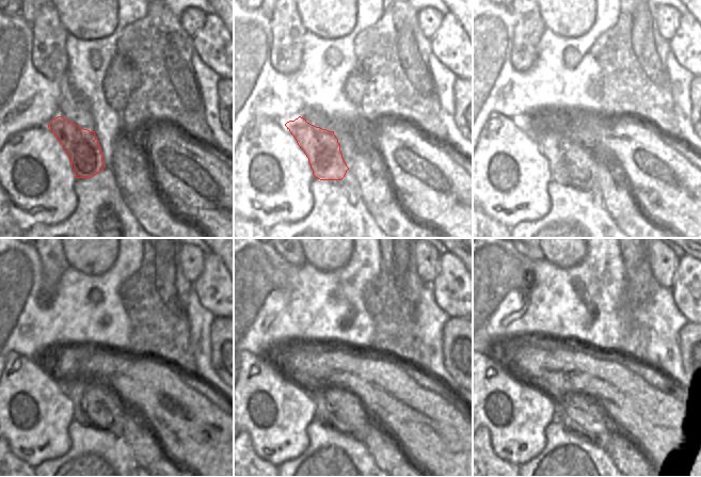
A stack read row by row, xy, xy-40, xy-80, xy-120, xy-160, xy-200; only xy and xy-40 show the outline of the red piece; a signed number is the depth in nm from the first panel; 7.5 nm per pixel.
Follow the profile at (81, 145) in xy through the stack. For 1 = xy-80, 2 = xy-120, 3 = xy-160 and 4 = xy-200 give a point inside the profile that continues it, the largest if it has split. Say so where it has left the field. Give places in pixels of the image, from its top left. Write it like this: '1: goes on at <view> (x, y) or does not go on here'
1: goes on at xy-80 (559, 146)
2: goes on at xy-120 (90, 397)
3: goes on at xy-160 (339, 400)
4: goes on at xy-200 (576, 401)

